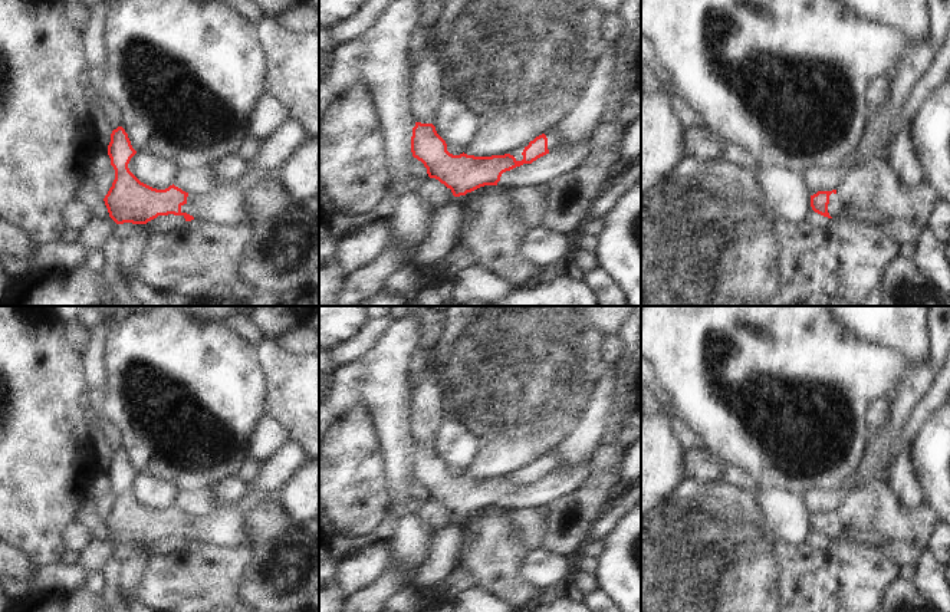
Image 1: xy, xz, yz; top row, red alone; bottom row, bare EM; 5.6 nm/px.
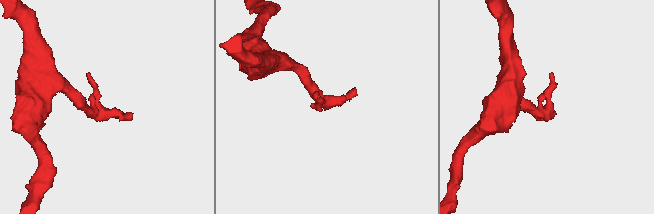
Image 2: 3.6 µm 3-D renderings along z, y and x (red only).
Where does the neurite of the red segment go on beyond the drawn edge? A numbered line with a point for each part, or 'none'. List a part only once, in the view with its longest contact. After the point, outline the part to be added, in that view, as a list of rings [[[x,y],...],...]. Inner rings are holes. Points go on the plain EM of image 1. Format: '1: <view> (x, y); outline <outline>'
1: xz (545, 492); outline [[[589,463],[566,474],[549,474],[532,486],[523,486],[502,496],[497,507],[542,509],[555,503],[558,497],[573,491],[589,474]]]

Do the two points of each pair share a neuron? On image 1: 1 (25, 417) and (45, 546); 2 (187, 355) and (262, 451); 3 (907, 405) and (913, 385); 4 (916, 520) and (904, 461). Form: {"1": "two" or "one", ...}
{"1": "one", "2": "two", "3": "one", "4": "two"}

